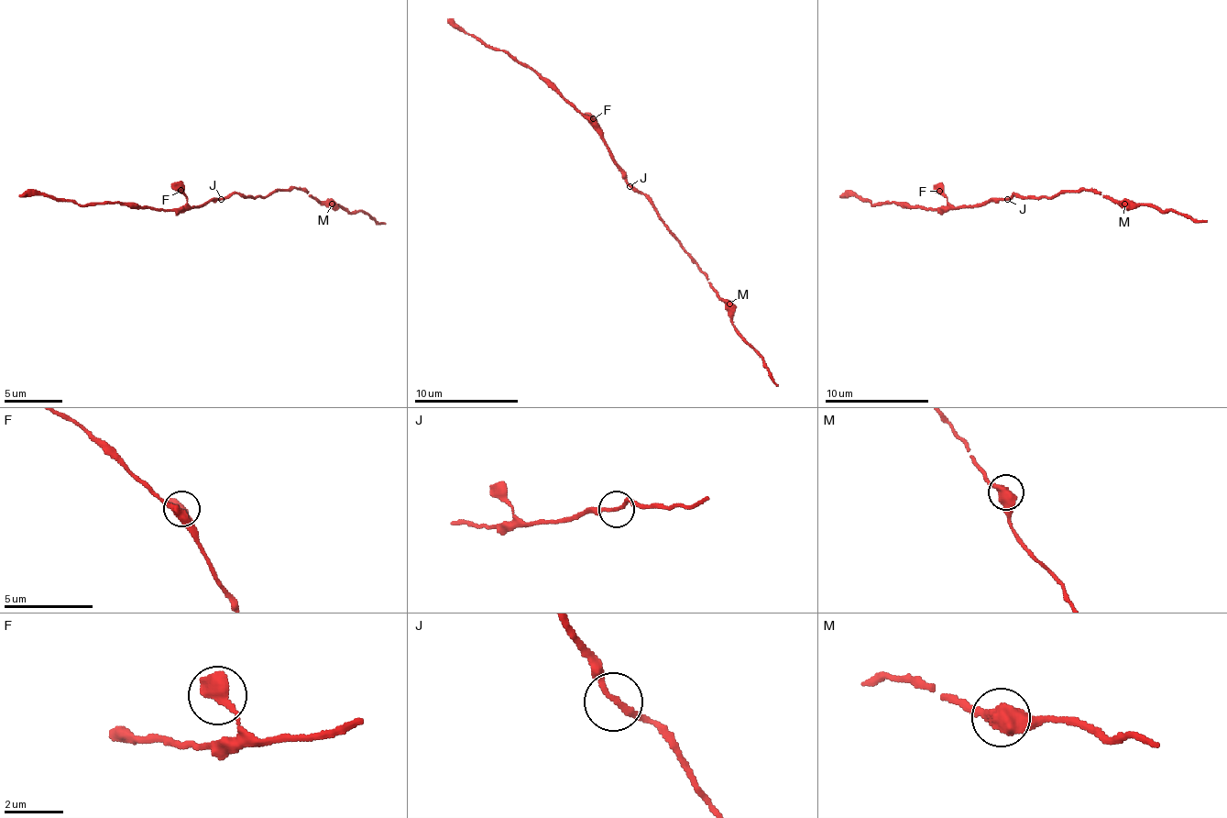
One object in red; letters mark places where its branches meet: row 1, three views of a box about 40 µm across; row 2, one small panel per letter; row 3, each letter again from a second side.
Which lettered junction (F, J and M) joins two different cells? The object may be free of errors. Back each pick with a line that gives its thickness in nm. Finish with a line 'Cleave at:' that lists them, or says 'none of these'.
Cleave at: none of these

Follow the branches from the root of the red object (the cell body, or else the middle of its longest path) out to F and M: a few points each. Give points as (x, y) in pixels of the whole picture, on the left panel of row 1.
F: (224, 199), (213, 199), (206, 204), (191, 207), (180, 190)
M: (224, 199), (230, 199), (235, 193), (241, 195), (268, 195), (276, 190), (305, 190), (331, 204)

